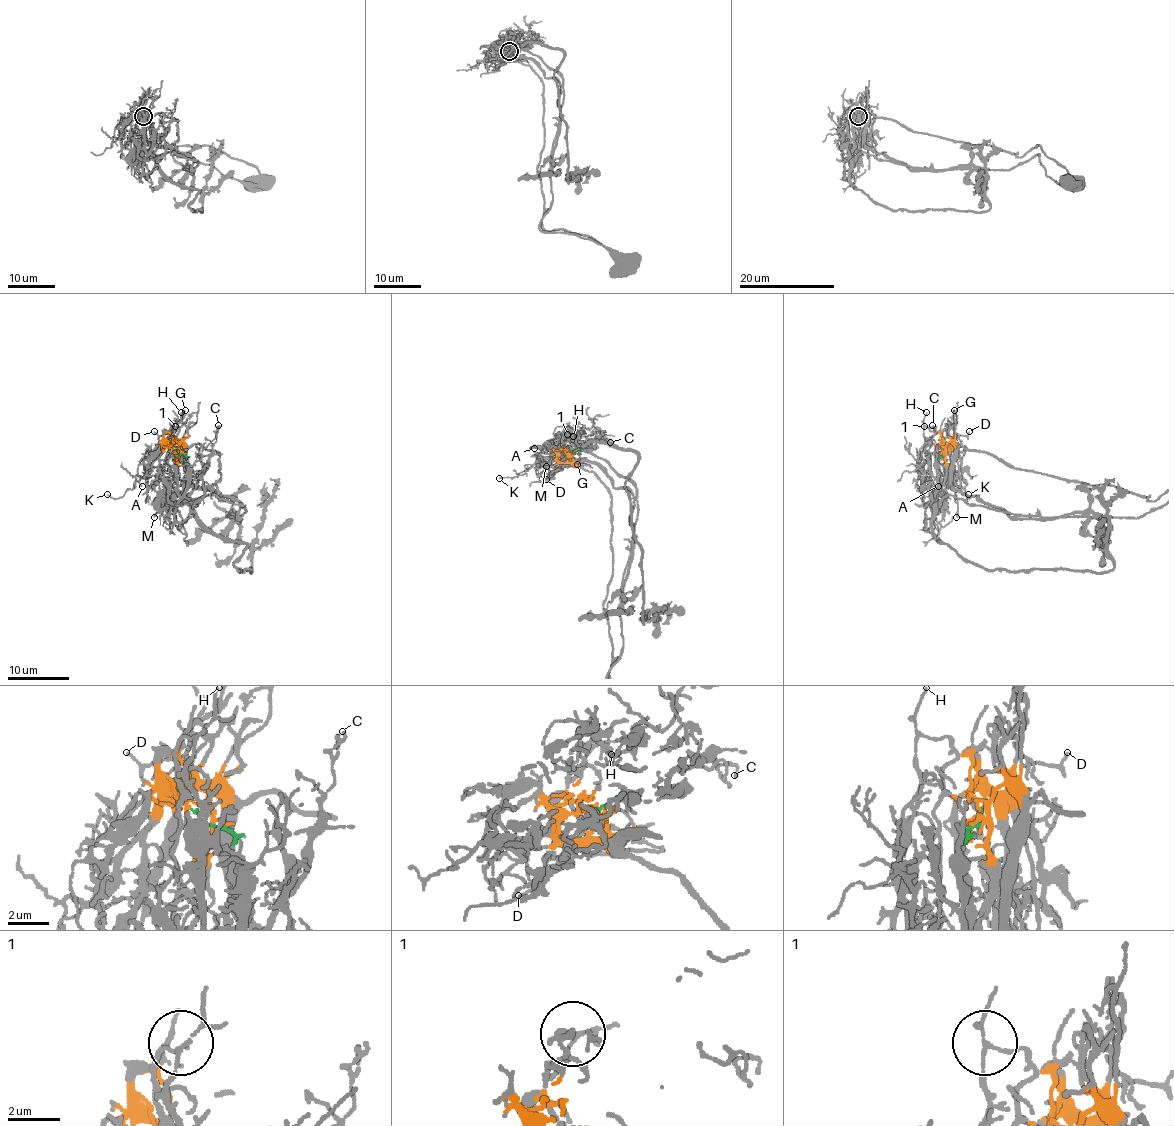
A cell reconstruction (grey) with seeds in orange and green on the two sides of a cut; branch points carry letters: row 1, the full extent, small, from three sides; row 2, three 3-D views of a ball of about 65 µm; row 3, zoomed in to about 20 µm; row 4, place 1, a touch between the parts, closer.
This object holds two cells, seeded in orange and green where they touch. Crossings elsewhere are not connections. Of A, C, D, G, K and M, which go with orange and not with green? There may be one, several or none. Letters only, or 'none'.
A, D, G, K, M

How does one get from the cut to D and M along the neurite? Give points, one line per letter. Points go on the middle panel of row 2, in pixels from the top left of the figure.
D: (568, 452), (560, 457), (546, 478)
M: (568, 452), (571, 454), (571, 463), (558, 469), (546, 466)

